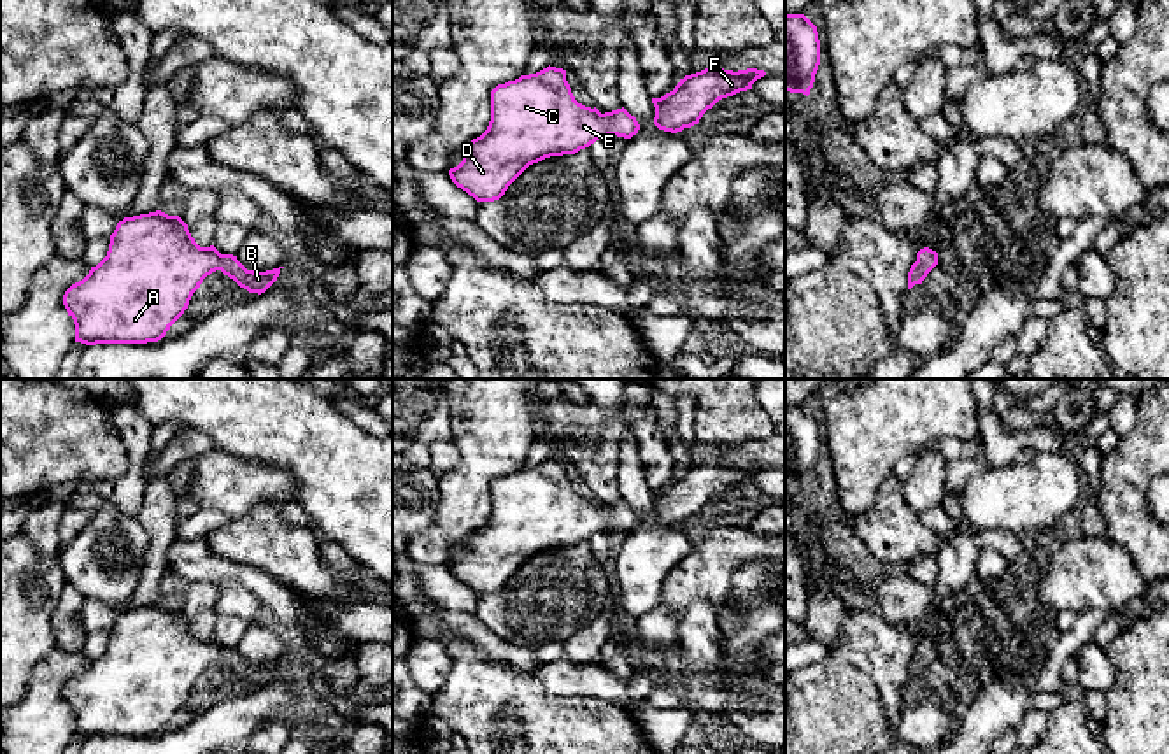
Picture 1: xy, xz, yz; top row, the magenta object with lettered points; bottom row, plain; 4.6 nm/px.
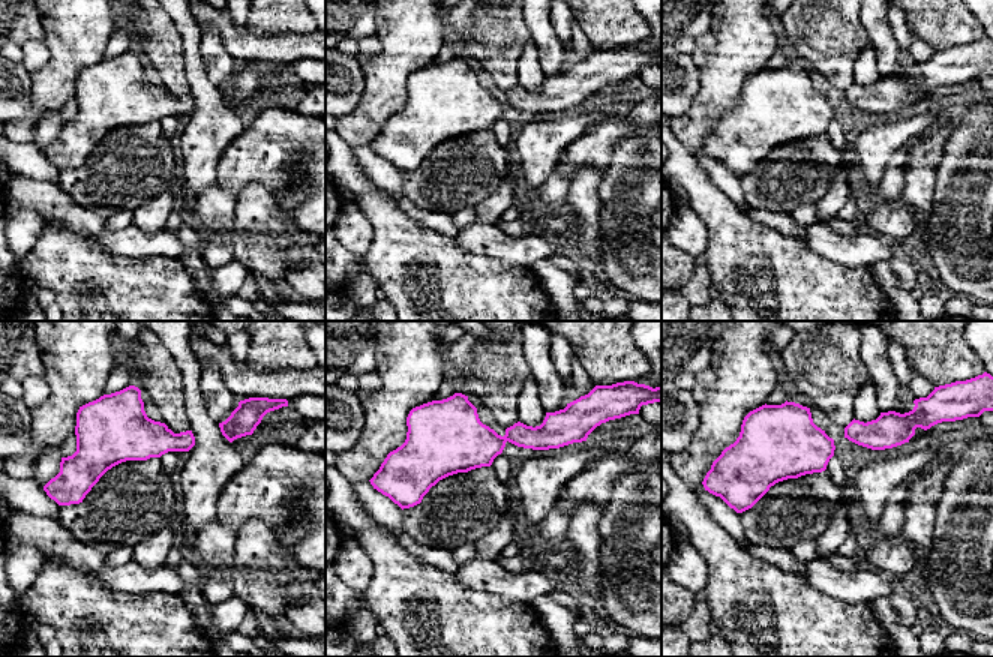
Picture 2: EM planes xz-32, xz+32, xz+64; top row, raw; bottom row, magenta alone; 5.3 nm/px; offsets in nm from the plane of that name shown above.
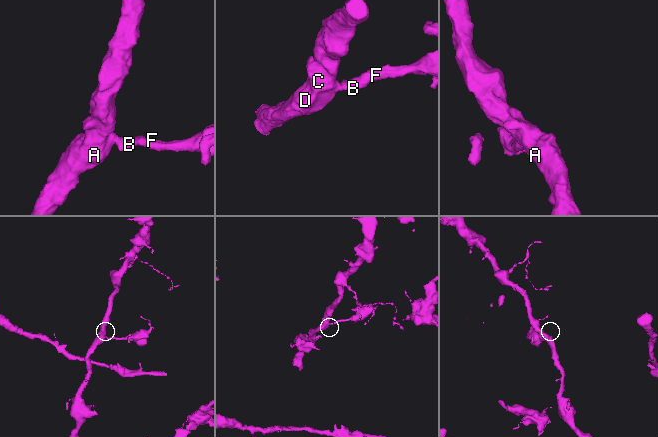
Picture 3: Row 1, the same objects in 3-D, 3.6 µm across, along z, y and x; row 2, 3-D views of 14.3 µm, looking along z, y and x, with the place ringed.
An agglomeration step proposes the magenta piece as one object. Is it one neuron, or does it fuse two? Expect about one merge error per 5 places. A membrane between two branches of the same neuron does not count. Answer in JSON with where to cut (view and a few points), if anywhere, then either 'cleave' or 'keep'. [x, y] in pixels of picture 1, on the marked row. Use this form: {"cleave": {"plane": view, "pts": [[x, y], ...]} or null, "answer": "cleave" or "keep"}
{"cleave": null, "answer": "keep"}

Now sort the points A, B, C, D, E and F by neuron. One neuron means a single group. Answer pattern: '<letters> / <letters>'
A B C D E F

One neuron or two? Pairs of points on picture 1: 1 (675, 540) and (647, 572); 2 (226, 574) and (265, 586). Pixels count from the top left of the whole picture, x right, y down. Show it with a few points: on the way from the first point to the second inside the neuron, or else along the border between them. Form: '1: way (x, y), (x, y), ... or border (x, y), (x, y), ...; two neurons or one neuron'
1: way (668, 547), (651, 565); one neuron
2: way (235, 574), (256, 581); one neuron

